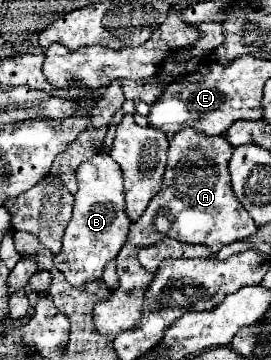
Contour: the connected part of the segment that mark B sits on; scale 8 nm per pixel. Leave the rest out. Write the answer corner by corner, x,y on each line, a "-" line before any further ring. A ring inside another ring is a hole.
97,153
89,161
81,163
75,171
79,189
75,193
73,217
65,229
63,251
53,257
55,267
61,269
67,281
73,286
81,286
101,279
107,261
115,259
127,239
129,217
125,213
123,201
123,175
119,165
111,161
107,153

